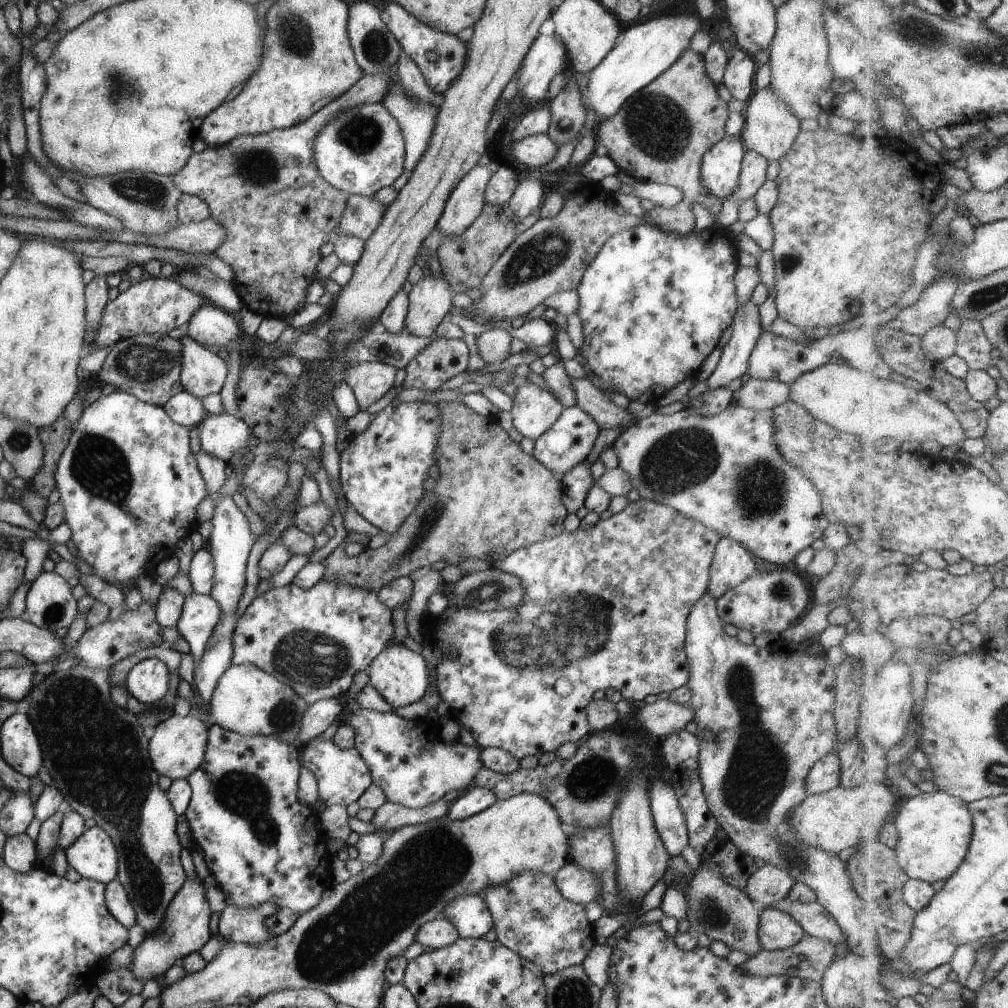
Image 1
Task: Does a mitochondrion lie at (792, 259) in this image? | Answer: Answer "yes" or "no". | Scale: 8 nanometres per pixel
yes

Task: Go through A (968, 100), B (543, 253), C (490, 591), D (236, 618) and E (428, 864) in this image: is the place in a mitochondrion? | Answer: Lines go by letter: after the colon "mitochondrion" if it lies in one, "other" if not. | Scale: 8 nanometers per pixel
A: other
B: mitochondrion
C: mitochondrion
D: other
E: mitochondrion

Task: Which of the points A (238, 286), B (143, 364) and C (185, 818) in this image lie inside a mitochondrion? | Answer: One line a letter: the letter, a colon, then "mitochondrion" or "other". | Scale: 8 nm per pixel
A: other
B: mitochondrion
C: other

